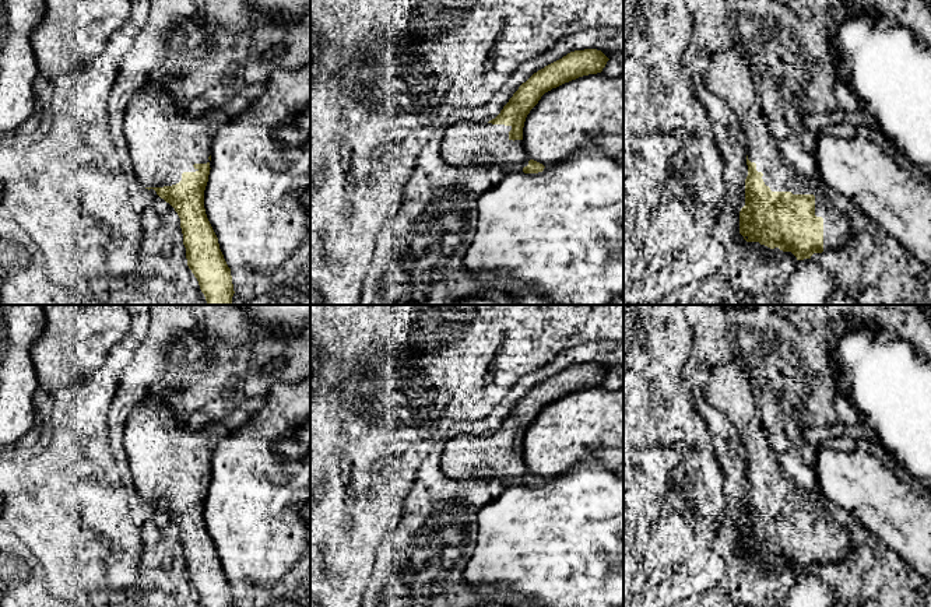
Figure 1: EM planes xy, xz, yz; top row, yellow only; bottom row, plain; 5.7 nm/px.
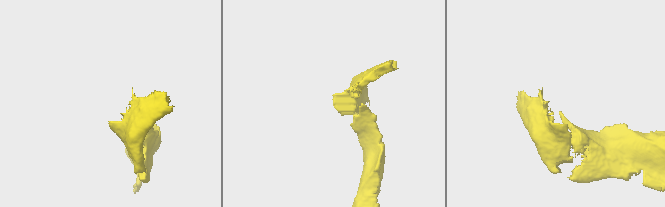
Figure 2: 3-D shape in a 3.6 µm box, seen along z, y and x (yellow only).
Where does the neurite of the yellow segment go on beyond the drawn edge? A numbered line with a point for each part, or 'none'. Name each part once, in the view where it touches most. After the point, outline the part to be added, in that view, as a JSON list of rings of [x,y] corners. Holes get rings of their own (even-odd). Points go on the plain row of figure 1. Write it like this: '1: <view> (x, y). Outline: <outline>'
1: yz (727, 389). Outline: [[[712,365],[703,389],[709,406],[720,410],[742,441],[746,469],[762,485],[772,505],[814,508],[815,529],[823,531],[823,564],[833,564],[850,552],[846,527],[823,506],[822,499],[809,495],[804,487],[784,471],[779,453],[770,446],[753,401],[751,385],[735,365]]]

